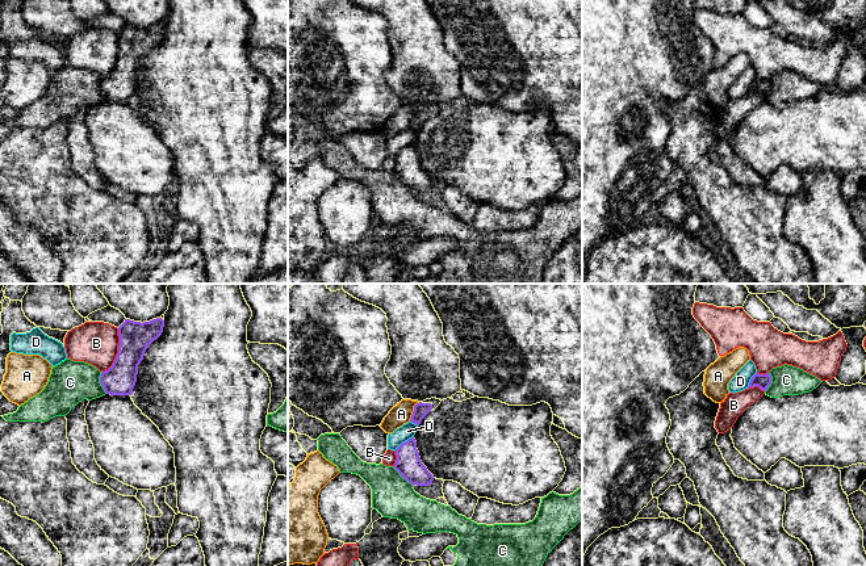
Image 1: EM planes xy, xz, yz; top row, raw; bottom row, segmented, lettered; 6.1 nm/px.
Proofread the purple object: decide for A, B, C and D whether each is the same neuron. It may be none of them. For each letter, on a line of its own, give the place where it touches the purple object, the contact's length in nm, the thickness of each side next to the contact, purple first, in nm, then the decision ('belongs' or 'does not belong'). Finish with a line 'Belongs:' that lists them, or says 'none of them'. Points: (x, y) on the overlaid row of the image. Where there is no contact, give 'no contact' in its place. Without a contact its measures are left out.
A: contact xz (413, 411); length 140 nm; calibres 90 and 130 nm; does not belong
B: contact xy (118, 351); length 280 nm; calibres 190 and 260 nm; does not belong
C: contact xy (100, 382); length 140 nm; calibres 190 and 260 nm; does not belong
D: contact xz (405, 441); length 150 nm; calibres 160 and 90 nm; does not belong
Belongs: none of them

